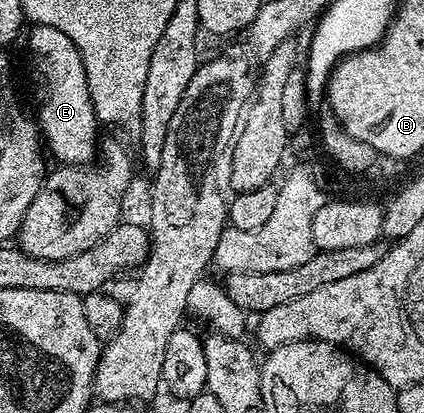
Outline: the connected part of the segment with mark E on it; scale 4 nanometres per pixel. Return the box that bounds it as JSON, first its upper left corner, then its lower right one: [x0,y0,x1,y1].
[27,25,97,166]

